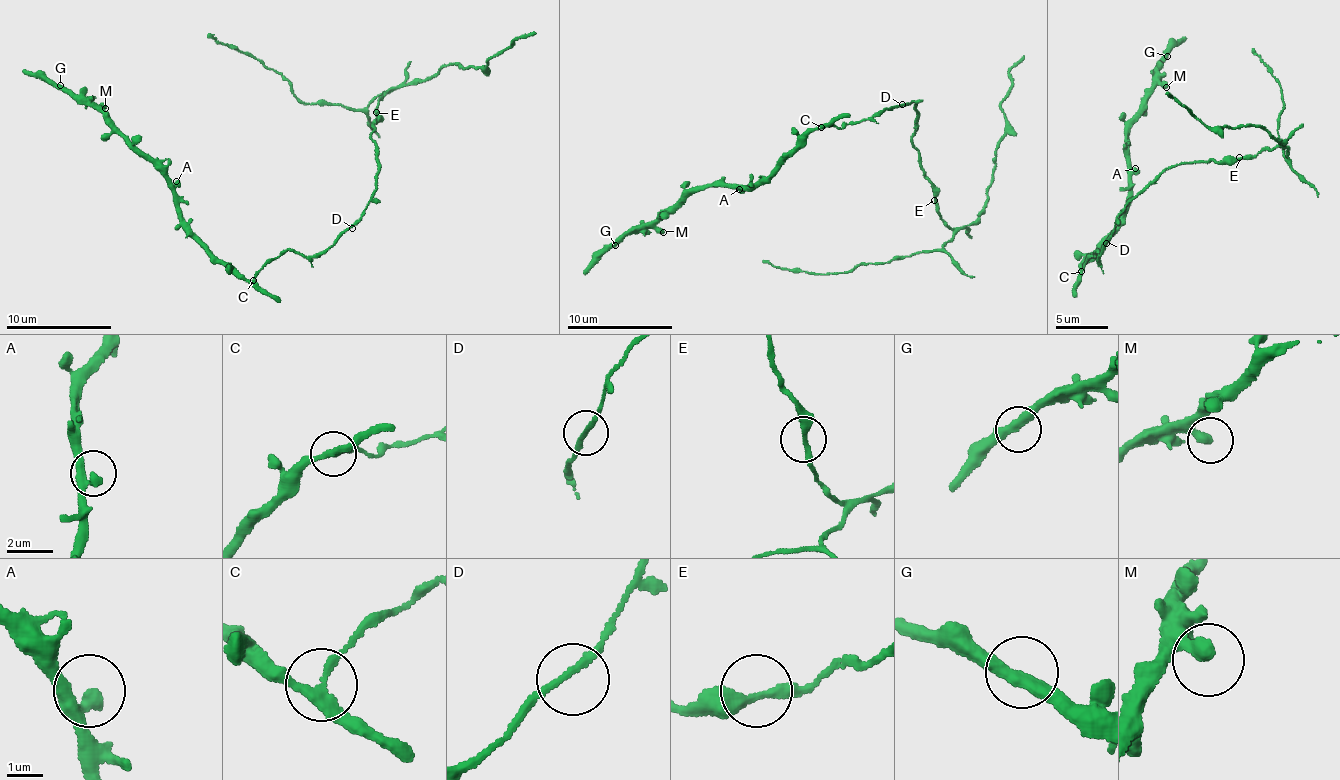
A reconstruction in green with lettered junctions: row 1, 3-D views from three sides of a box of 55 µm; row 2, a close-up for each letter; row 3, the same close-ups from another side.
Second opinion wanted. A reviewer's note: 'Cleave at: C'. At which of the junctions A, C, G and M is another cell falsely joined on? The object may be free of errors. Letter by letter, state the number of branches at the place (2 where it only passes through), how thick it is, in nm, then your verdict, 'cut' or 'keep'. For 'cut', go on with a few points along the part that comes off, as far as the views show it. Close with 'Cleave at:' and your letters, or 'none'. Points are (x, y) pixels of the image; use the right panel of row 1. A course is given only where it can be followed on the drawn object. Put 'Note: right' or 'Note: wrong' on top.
Note: right
A: 2 branches meet; 280 nm thick; keep
C: 3 branches meet; 240 nm thick; cut; foreign part runs (1081, 270), (1098, 251), (1101, 262), (1119, 210), (1165, 169), (1284, 146), (1288, 160), (1280, 84), (1251, 48)
G: 2 branches meet; 360 nm thick; keep
M: 1 branches meet; 420 nm thick; keep
Cleave at: C

